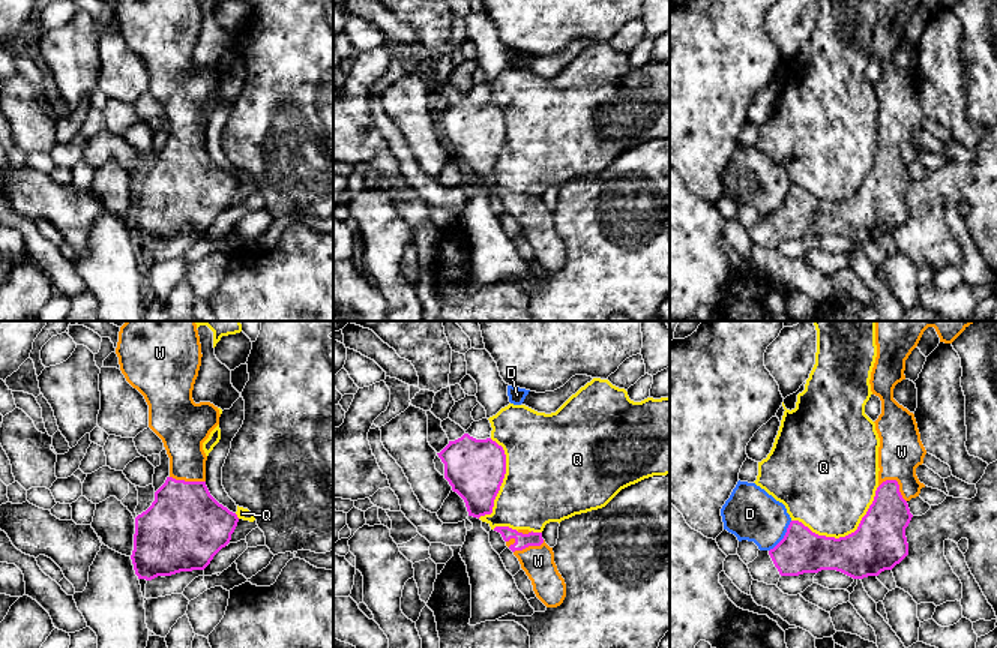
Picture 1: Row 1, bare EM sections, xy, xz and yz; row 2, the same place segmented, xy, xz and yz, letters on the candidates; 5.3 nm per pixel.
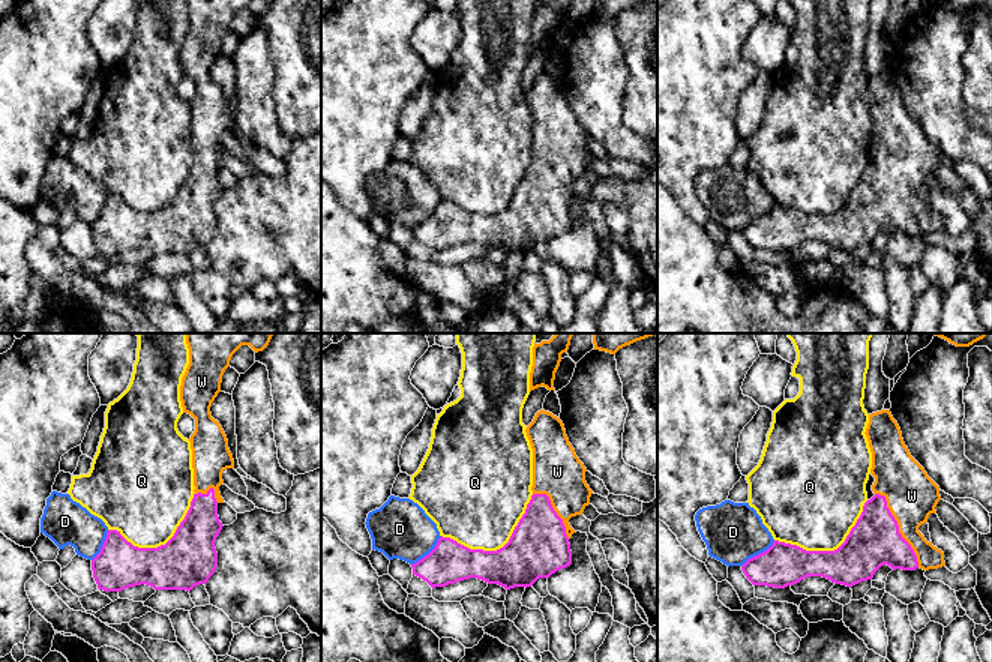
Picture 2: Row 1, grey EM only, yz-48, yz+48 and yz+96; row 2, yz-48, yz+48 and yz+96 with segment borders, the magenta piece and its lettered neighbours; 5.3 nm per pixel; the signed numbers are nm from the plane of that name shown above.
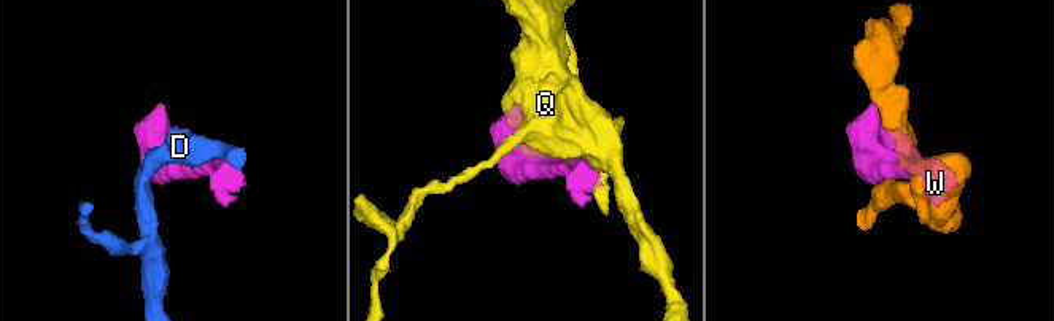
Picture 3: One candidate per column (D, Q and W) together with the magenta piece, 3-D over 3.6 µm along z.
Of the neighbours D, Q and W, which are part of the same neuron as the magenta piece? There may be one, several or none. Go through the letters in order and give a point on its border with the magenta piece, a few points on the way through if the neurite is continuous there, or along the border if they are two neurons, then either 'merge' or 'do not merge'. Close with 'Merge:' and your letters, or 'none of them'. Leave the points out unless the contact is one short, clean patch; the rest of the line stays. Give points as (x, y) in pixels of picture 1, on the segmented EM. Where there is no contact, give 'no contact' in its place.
D: meets magenta in yz at (784, 536); do not merge
Q: meets magenta in yz at (846, 536); do not merge
W: meets magenta in yz at (897, 483); merge
Merge: W

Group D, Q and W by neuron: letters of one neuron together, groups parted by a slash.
D / Q / W

